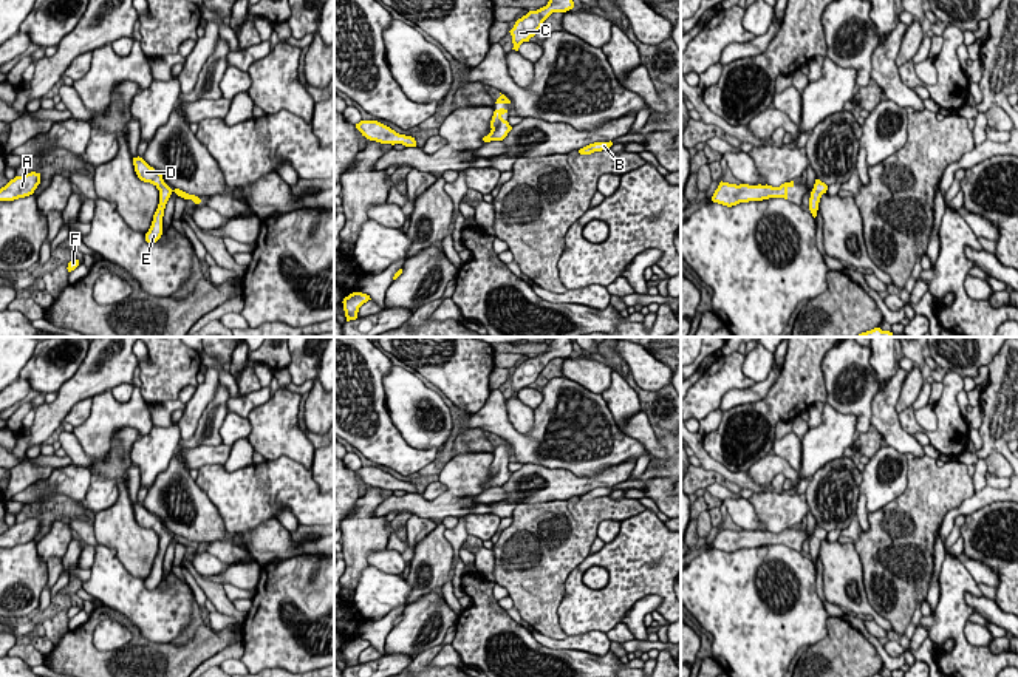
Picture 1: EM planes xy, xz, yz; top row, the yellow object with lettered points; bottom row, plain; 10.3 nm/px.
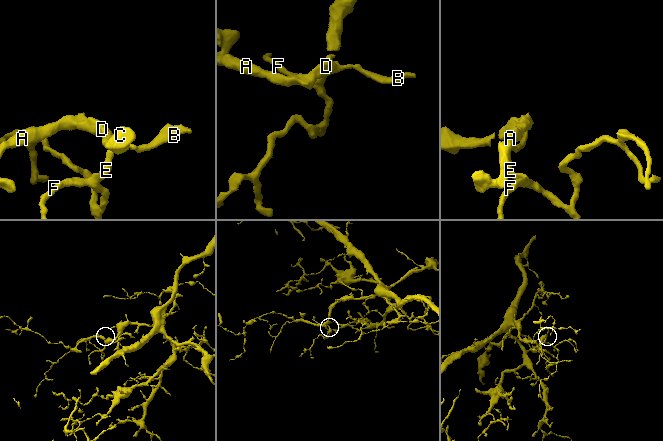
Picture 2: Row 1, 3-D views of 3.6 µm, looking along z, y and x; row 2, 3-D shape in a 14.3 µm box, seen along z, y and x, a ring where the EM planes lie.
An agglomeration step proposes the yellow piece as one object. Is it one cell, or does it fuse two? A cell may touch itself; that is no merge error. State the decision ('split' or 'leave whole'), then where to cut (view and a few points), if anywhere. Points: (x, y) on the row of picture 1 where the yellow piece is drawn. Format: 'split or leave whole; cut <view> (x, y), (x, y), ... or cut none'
leave whole; cut none

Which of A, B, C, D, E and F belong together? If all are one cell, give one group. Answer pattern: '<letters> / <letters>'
A B C D E F

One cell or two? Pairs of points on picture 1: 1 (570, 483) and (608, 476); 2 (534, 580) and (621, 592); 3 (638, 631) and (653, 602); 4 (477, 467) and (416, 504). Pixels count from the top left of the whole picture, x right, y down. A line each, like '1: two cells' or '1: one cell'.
1: one cell
2: two cells
3: one cell
4: one cell

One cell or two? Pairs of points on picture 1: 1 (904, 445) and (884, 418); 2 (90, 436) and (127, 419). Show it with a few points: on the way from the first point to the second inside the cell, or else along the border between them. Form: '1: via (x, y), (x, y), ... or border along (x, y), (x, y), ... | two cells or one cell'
1: via (899, 439), (887, 424) | one cell
2: via (99, 428), (109, 419), (118, 419) | one cell

